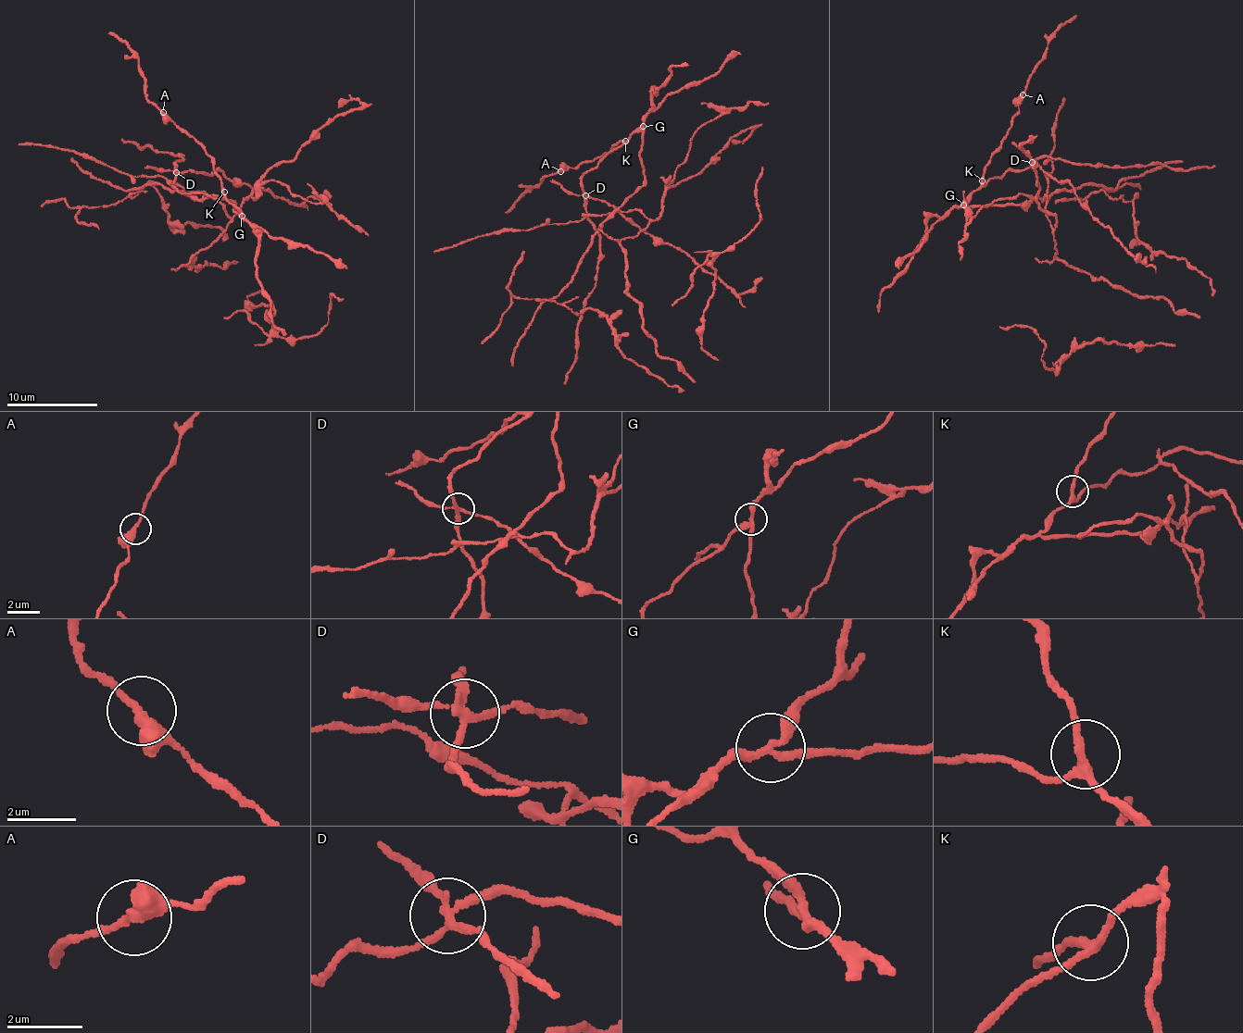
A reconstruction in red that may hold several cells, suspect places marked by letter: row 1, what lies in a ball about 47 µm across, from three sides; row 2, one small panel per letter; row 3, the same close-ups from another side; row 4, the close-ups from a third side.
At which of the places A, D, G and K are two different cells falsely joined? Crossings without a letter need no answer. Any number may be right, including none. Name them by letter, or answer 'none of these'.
D, G

